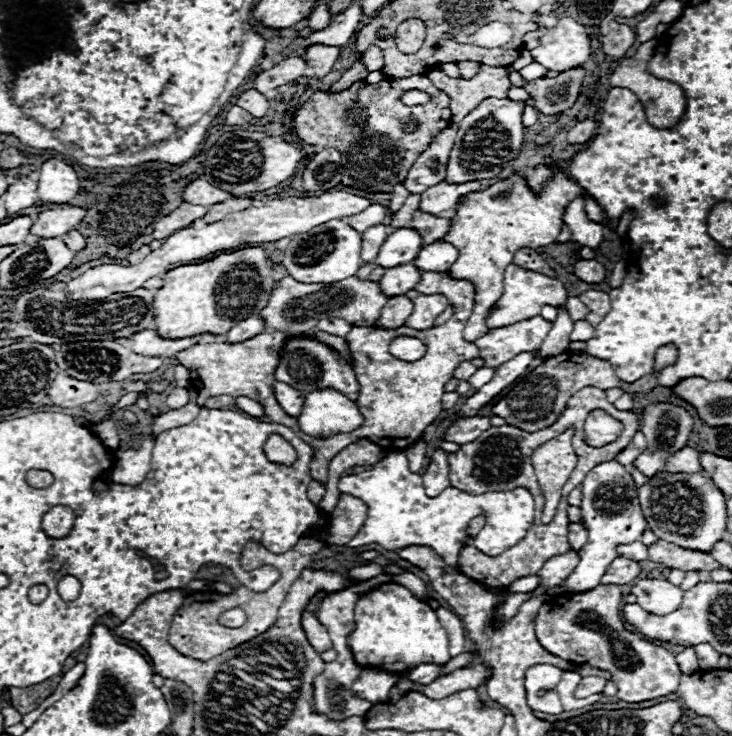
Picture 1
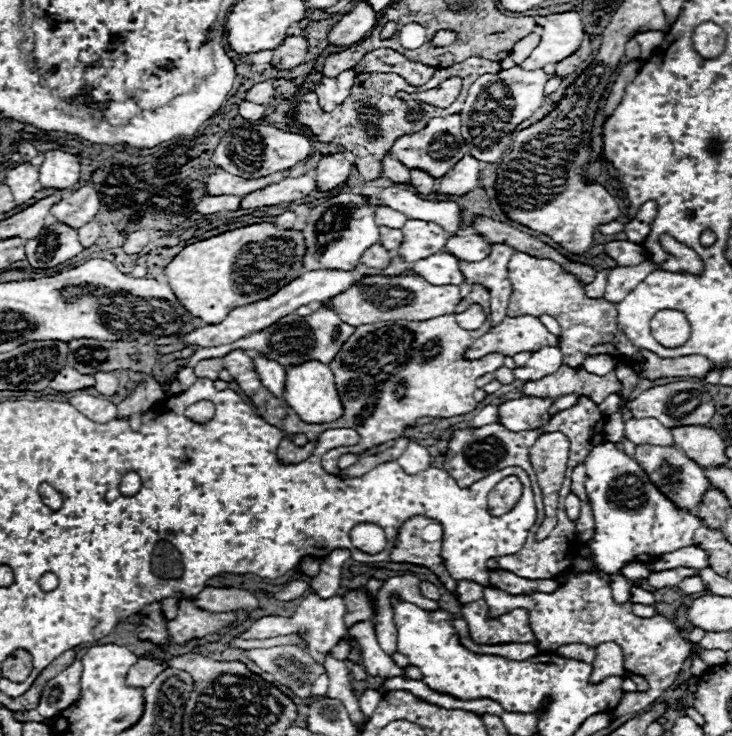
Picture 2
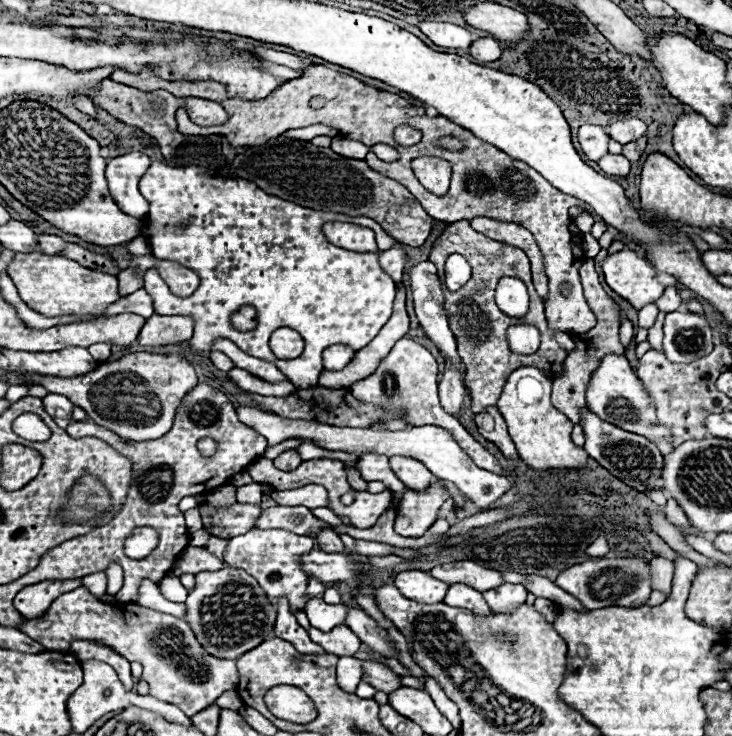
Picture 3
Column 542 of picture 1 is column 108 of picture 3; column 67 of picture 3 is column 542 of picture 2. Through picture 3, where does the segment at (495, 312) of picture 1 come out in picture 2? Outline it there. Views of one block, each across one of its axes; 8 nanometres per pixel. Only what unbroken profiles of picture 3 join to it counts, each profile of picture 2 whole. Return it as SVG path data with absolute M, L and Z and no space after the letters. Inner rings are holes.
M514 252L508 262L508 278L512 282L512 296L508 304L508 316L554 316L560 324L560 352L562 362L570 368L582 368L586 356L616 356L634 360L636 364L646 364L640 348L634 348L626 336L618 332L618 304L604 298L588 298L584 284L560 264L548 258L534 258L526 252ZM604 348L604 350L600 350Z

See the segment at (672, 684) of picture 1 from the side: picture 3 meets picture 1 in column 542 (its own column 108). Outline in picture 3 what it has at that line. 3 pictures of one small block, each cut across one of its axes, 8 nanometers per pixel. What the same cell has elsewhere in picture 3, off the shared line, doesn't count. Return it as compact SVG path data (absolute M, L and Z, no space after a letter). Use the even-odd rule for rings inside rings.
M82 586L56 598L40 620L24 620L20 630L54 652L68 652L74 640L88 640L114 648L126 660L144 666L142 680L150 684L150 696L176 704L190 718L216 704L218 696L238 686L236 660L222 660L206 654L186 620L136 602L124 604L116 600L114 604L104 604Z

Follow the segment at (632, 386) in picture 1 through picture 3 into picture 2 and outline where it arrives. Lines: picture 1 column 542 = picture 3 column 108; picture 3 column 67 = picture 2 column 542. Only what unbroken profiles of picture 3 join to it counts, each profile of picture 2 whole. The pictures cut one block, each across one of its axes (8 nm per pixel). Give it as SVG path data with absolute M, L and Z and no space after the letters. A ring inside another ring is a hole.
M562 366L558 368L558 372L544 376L542 380L528 382L522 392L524 396L542 396L542 398L582 394L582 396L590 396L590 400L600 404L602 400L606 400L606 396L620 390L622 390L622 384L616 378L614 370L604 376L596 376L586 370L574 370L570 366Z

